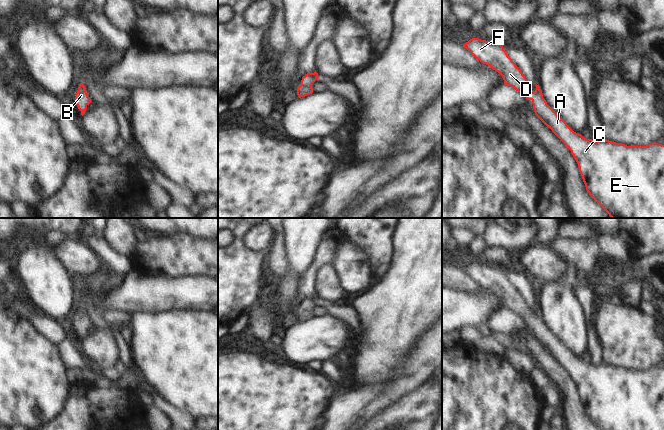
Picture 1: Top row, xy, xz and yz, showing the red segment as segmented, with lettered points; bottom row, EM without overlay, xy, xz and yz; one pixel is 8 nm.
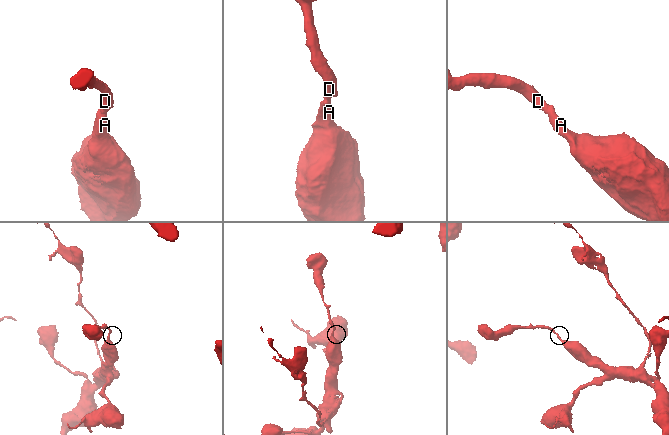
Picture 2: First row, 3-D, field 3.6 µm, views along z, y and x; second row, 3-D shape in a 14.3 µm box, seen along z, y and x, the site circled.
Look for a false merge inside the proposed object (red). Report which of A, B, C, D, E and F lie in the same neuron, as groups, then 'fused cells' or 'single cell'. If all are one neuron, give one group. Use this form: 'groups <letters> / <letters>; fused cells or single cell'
groups A B C D E F; single cell

